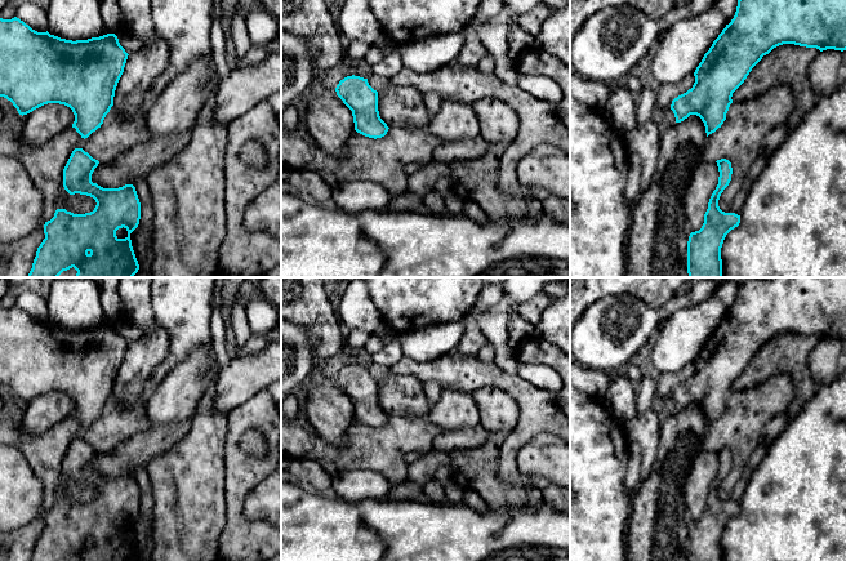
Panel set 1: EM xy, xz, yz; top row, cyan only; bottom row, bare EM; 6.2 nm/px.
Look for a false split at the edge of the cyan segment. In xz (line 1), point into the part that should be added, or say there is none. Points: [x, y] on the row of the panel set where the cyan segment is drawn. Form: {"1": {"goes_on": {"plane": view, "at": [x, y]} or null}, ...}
{"1": {"goes_on": null}}

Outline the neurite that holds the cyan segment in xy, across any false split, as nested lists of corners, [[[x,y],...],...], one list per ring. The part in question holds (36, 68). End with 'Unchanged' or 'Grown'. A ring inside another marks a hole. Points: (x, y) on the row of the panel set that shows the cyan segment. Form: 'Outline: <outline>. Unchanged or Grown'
Outline: [[[17,17],[0,18],[0,97],[10,101],[22,116],[48,103],[64,104],[75,115],[72,128],[85,139],[101,128],[113,106],[115,90],[128,55],[115,34],[72,41],[50,35],[48,31],[37,32]]]. Unchanged

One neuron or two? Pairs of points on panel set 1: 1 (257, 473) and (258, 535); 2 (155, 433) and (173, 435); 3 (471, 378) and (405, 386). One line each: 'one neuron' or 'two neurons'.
1: one neuron
2: one neuron
3: two neurons

